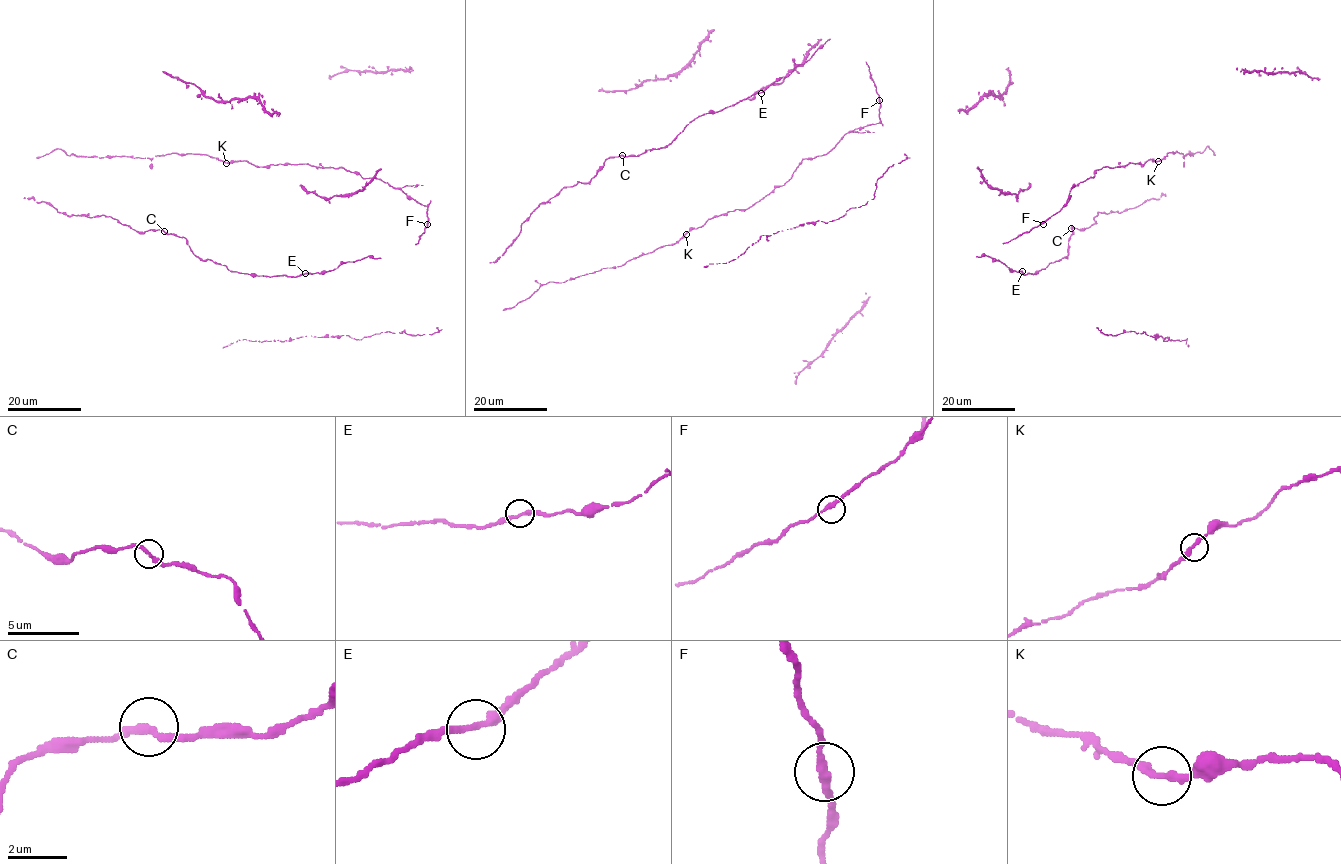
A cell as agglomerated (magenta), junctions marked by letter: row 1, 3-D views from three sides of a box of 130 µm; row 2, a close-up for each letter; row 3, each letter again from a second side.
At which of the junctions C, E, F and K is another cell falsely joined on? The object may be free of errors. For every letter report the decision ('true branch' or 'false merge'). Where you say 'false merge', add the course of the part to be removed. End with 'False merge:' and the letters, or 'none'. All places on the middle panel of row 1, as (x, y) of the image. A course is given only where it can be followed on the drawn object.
C: true branch
E: true branch
F: true branch
K: true branch
False merge: none

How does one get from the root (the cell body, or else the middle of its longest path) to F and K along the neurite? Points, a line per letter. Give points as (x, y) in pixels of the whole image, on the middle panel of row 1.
F: (871, 76), (879, 100)
K: (871, 76), (877, 123), (848, 131), (826, 154), (804, 159), (783, 185), (751, 206), (714, 216), (686, 234)

